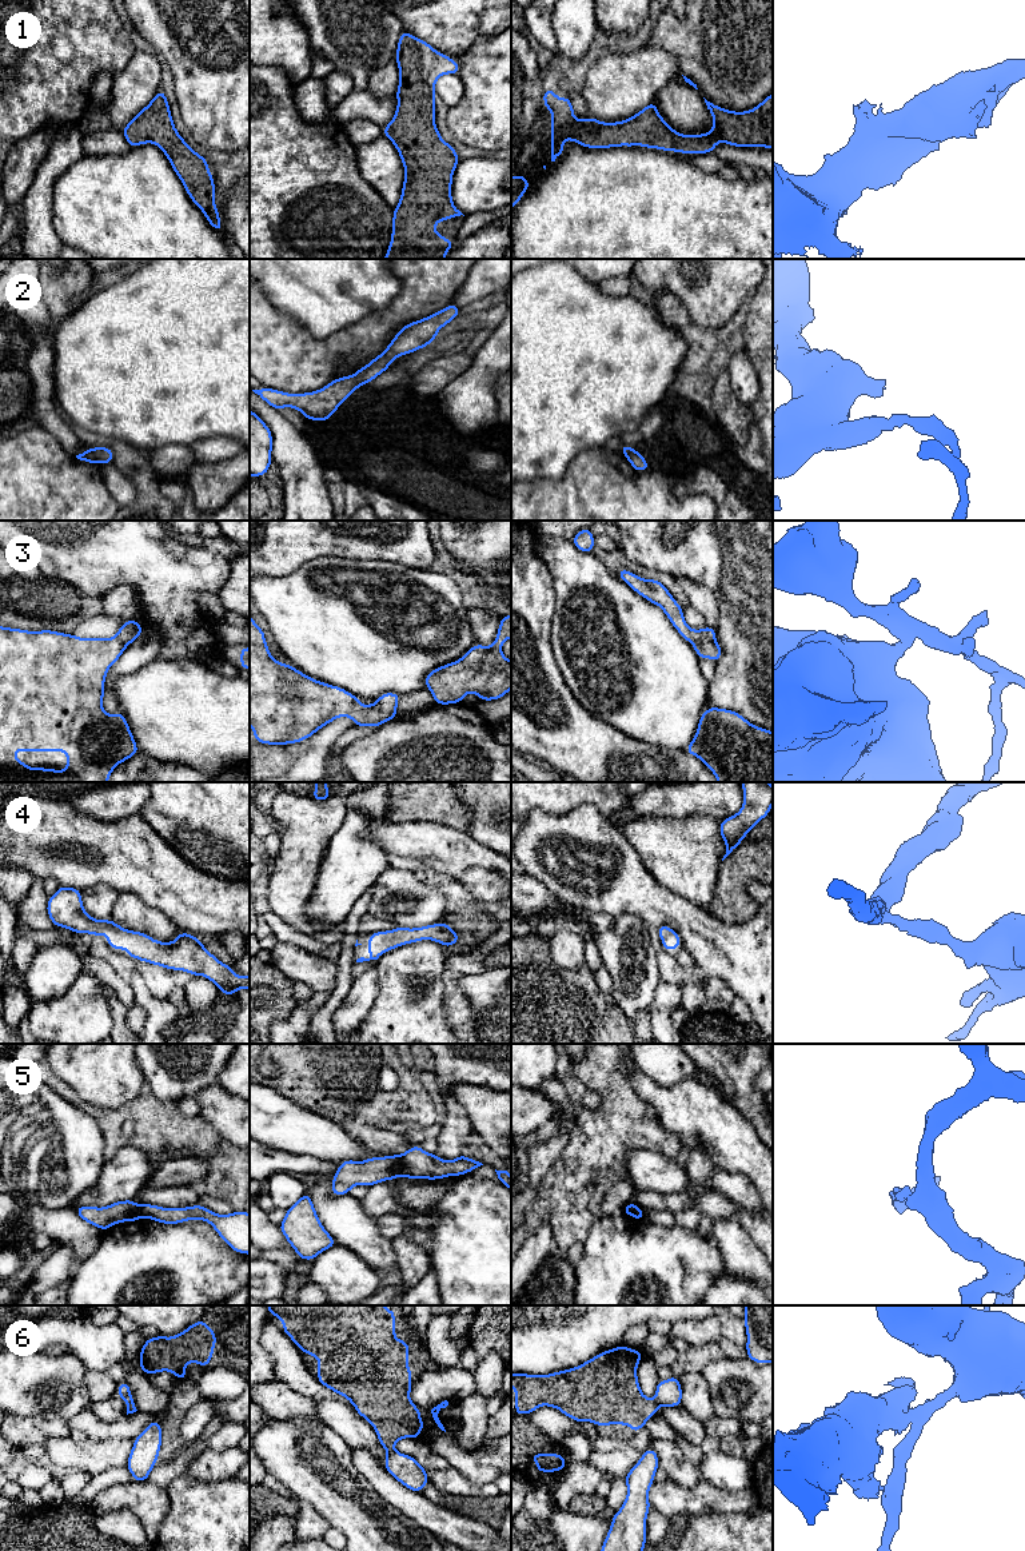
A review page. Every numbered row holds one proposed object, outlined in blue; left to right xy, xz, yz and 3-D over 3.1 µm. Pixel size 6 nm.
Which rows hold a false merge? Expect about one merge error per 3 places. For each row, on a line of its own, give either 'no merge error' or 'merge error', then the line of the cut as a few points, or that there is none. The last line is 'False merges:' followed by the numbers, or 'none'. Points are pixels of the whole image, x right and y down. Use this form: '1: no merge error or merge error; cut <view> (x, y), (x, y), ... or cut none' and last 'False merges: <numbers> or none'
1: no merge error; cut none
2: merge error; cut xy (90, 449), (99, 462)
3: merge error; cut yz (714, 638), (697, 641), (693, 645)
4: no merge error; cut none
5: merge error; cut xz (398, 1156), (402, 1173)
6: merge error; cut xy (126, 1399), (134, 1403)
False merges: 2, 3, 5, 6

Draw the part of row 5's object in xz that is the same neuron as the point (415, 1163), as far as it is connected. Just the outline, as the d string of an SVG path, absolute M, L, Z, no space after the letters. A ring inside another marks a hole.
M414 1145L399 1156L402 1175L406 1179L440 1180L443 1177L458 1177L470 1173L482 1163L466 1157L462 1153L456 1160L442 1160L435 1153L423 1151L419 1145Z

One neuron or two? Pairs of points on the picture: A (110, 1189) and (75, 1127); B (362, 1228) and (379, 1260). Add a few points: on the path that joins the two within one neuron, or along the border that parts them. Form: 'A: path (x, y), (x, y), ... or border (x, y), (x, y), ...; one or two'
A: border (106, 1161), (98, 1180), (80, 1195); two
B: path (362, 1236), (378, 1252); one

